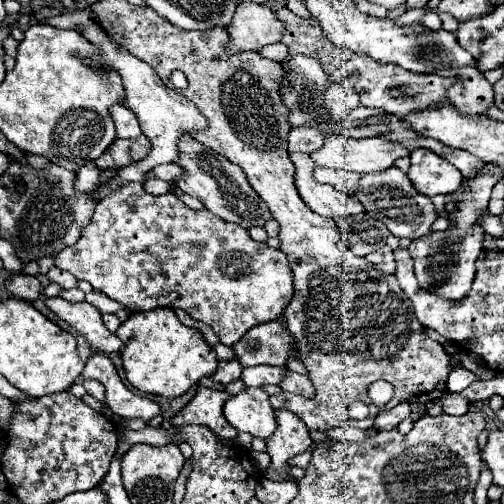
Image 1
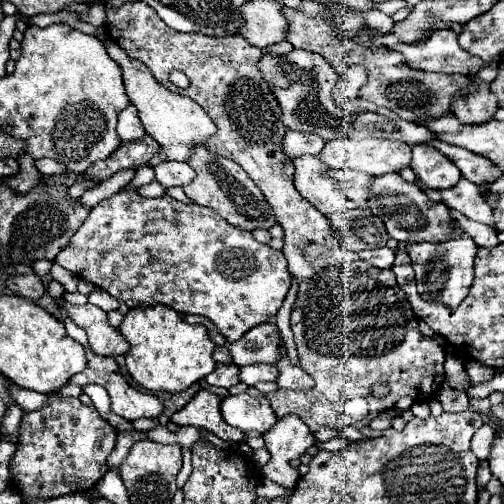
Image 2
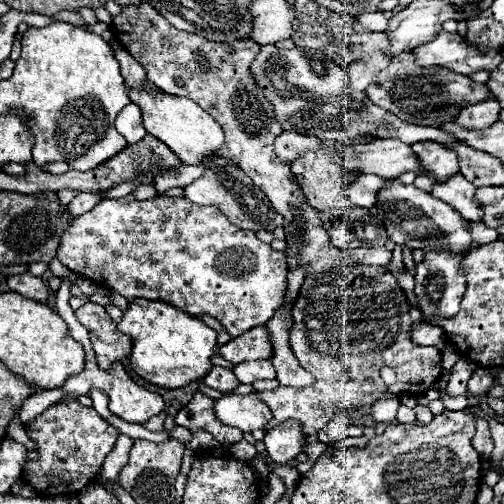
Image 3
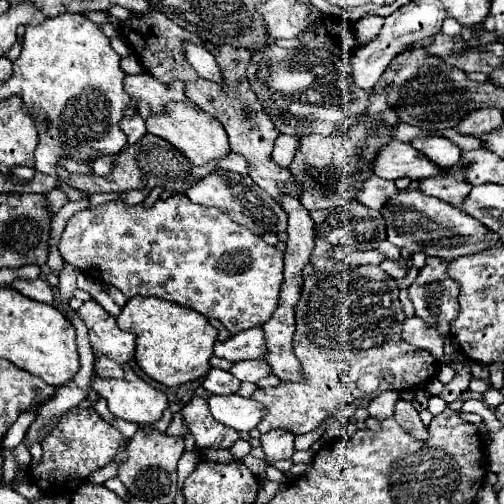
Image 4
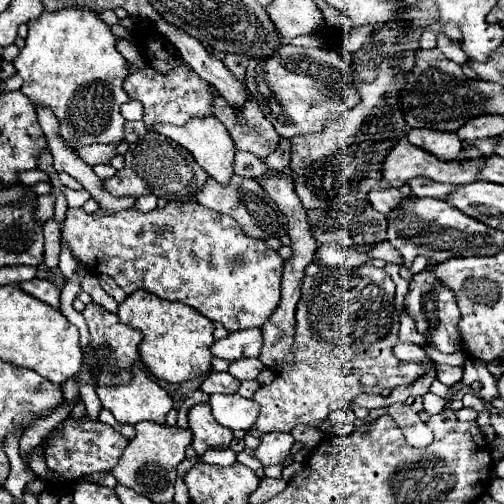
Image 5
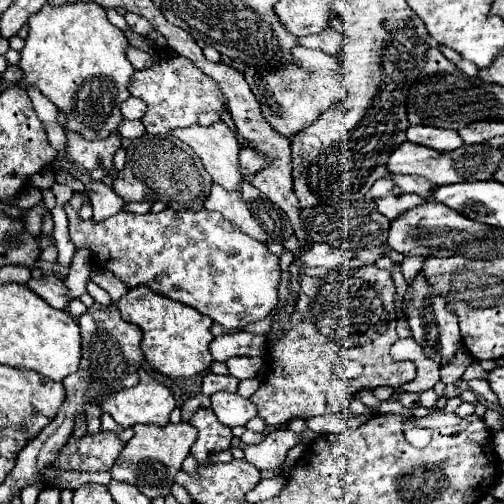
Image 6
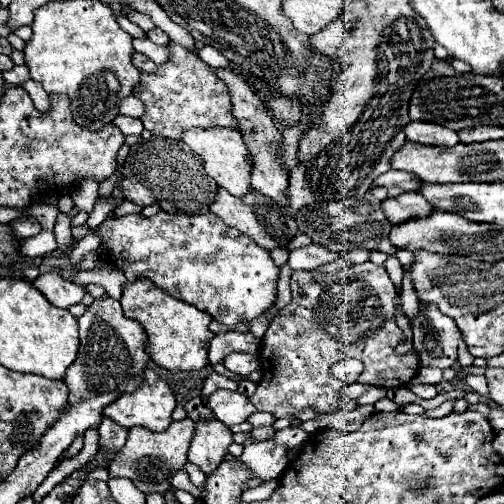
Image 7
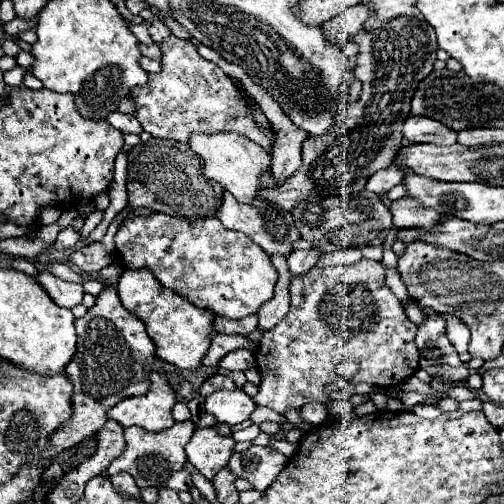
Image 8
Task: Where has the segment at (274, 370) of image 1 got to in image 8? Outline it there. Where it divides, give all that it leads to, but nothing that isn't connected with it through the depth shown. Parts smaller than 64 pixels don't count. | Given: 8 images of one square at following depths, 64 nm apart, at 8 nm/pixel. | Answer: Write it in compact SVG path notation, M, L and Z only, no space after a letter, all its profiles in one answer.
M234 350L220 360L220 366L226 370L246 372L248 368L256 368L256 358L254 358L254 352L250 350Z

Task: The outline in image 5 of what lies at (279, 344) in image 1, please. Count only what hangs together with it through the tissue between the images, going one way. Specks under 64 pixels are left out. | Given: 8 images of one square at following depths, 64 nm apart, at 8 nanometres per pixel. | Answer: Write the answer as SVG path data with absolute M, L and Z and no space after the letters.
M260 328L238 330L228 334L224 340L216 340L212 344L212 354L224 360L240 360L240 358L258 358L262 350L262 332Z

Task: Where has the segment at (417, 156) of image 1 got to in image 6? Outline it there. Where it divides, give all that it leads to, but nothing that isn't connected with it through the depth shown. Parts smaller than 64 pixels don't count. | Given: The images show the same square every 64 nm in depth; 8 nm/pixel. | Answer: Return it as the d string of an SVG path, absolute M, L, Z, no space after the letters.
M410 126L408 132L408 142L428 146L436 152L452 152L460 148L464 142L460 140L458 132L448 132L444 128L428 128L428 126Z

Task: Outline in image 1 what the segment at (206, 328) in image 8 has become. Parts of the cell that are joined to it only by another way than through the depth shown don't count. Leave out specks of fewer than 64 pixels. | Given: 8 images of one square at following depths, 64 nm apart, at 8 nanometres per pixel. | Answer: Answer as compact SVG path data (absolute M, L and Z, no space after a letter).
M170 308L130 314L130 318L120 324L116 336L124 342L120 356L126 380L144 394L164 398L182 396L200 378L212 376L218 366L216 352L212 352L212 348L202 340L202 334L184 326Z

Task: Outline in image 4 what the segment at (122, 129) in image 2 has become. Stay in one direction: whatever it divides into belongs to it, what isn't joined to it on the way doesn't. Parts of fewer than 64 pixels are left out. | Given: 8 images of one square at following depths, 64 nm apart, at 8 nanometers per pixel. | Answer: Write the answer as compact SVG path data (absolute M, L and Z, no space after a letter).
M140 114L122 116L122 120L120 120L120 130L128 136L128 144L136 144L136 142L142 140L142 136L146 134L146 126L144 126L144 120L140 118Z

